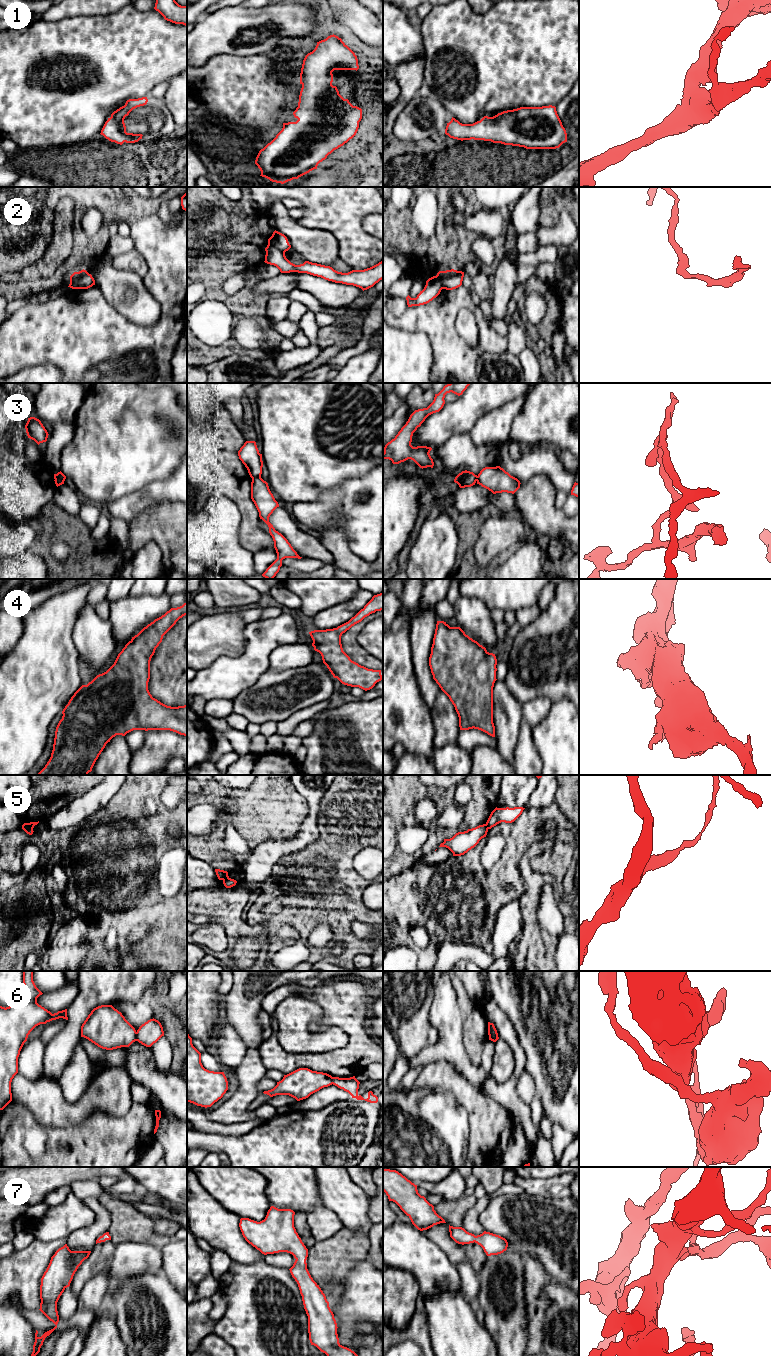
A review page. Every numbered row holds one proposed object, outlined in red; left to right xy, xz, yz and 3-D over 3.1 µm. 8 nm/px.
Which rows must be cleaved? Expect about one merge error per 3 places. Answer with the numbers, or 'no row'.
2, 3, 5, 6

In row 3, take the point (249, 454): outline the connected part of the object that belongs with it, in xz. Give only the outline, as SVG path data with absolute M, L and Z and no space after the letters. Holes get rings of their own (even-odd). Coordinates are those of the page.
M246 441L238 451L239 459L245 465L251 478L261 477L262 454L259 453L255 441Z

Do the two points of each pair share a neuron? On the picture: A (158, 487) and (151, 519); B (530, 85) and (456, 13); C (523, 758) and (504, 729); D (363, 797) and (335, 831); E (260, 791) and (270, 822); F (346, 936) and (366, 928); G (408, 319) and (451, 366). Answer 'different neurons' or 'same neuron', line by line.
A: different neurons
B: same neuron
C: different neurons
D: same neuron
E: same neuron
F: different neurons
G: same neuron

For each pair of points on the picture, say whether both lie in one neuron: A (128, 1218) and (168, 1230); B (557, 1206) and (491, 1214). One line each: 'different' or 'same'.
A: different
B: same

